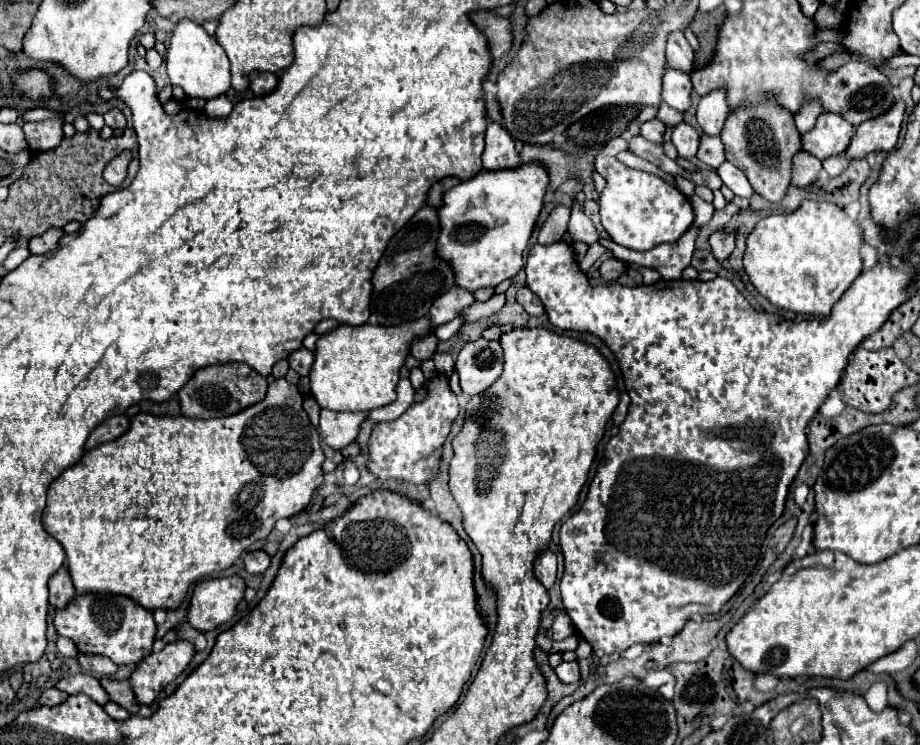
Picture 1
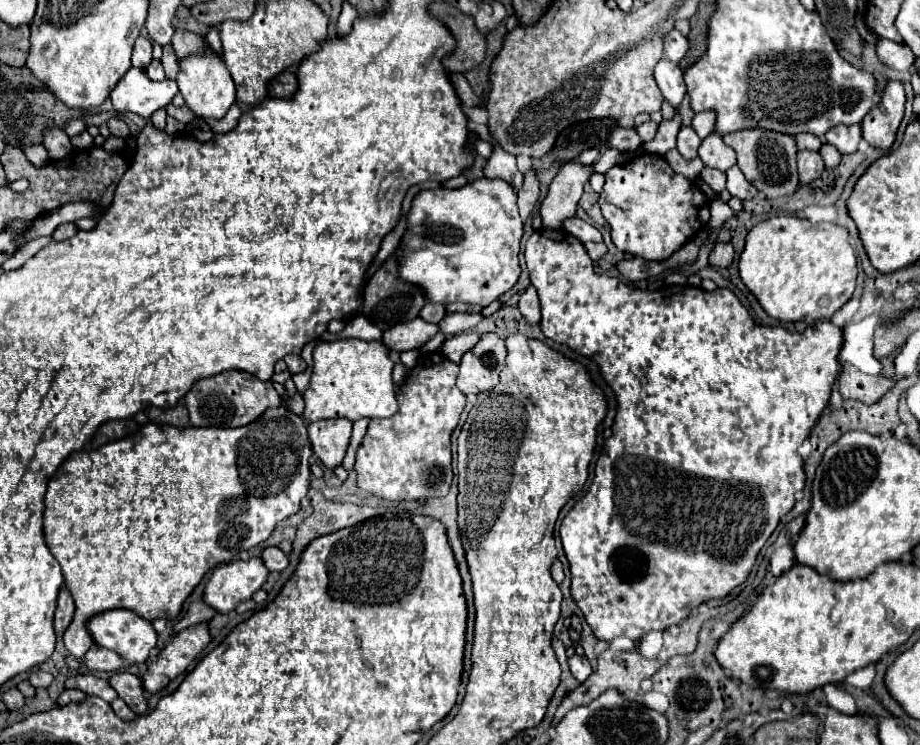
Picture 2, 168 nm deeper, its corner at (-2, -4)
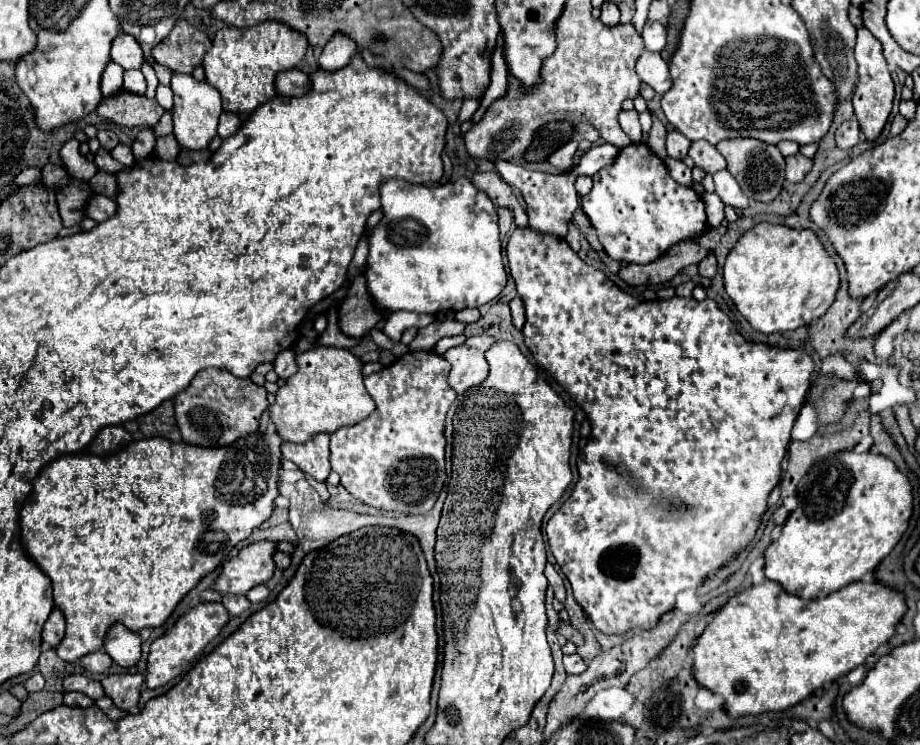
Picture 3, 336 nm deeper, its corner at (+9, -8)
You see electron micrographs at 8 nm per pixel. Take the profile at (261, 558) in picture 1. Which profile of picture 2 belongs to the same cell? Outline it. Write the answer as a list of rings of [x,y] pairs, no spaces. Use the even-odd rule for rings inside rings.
[[[267,547],[261,551],[261,559],[265,559],[265,567],[269,571],[283,571],[289,565],[287,555],[277,547]]]

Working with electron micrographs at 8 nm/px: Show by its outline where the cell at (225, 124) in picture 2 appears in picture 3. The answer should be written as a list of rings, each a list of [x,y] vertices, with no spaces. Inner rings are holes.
[[[222,113],[220,115],[220,125],[218,125],[218,135],[222,139],[226,139],[232,133],[236,133],[236,129],[240,129],[240,125],[242,125],[242,121],[240,121],[238,115],[234,115],[234,113]]]

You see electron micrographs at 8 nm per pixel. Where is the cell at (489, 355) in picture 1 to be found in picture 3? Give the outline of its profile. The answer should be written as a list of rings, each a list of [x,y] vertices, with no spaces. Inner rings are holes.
[[[488,335],[468,337],[462,345],[452,347],[444,353],[452,365],[448,383],[456,393],[464,393],[488,377],[488,363],[484,359],[484,353],[494,345],[494,341],[496,339]]]

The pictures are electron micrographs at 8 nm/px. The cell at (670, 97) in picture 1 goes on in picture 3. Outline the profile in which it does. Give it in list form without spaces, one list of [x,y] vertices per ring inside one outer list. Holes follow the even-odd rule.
[[[642,51],[638,61],[636,61],[636,73],[658,95],[666,93],[672,87],[672,77],[670,77],[670,71],[668,71],[668,63],[660,57],[660,53]]]

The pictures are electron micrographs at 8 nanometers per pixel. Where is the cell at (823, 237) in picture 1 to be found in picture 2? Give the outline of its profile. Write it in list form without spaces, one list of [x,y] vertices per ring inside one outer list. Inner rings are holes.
[[[793,215],[769,217],[747,233],[745,251],[739,259],[739,275],[769,317],[779,321],[815,323],[819,319],[831,319],[833,313],[851,299],[857,279],[857,259],[853,247],[849,245],[849,231],[841,225],[811,223],[809,219]]]

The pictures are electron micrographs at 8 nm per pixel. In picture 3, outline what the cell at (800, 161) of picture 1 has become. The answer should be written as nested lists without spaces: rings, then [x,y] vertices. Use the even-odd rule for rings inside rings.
[[[800,153],[790,155],[790,157],[786,157],[786,179],[792,183],[798,183],[806,177],[810,167],[812,167],[812,159],[808,159]]]

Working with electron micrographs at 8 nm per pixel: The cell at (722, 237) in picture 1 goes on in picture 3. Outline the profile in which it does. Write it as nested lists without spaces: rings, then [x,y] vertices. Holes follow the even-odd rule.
[[[712,253],[702,263],[698,263],[698,273],[706,279],[712,279],[716,275],[716,257]]]

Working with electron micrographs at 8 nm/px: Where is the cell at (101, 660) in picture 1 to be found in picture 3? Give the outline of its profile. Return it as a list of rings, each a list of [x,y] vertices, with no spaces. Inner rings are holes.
[[[98,651],[98,653],[90,653],[90,655],[84,655],[82,659],[80,659],[80,663],[82,663],[82,667],[88,671],[88,673],[94,673],[94,675],[98,675],[98,673],[104,673],[104,671],[108,671],[110,667],[112,667],[112,659],[110,659],[110,655],[108,653],[104,653],[104,651]]]

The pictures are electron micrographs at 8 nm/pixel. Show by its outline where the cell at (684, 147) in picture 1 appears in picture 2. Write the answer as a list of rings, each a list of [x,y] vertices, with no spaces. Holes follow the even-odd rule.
[[[681,127],[679,135],[677,135],[677,151],[685,159],[695,159],[699,145],[701,145],[701,139],[695,133],[695,129],[693,127]]]

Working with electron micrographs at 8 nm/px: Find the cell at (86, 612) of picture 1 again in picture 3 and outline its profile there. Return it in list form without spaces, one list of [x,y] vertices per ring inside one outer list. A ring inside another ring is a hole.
[[[122,623],[112,625],[108,635],[106,635],[106,641],[104,641],[106,653],[120,667],[134,667],[138,663],[138,659],[140,659],[140,645],[142,645],[140,635],[130,631],[130,629],[126,629]]]

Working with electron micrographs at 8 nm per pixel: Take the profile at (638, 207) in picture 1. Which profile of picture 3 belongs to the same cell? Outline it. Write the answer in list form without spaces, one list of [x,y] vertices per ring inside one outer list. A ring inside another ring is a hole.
[[[632,143],[624,147],[614,159],[614,163],[600,169],[592,179],[594,179],[594,187],[586,197],[582,197],[582,211],[588,215],[592,227],[596,229],[604,251],[620,263],[646,265],[658,259],[662,253],[666,253],[672,245],[686,239],[698,239],[708,231],[706,213],[700,195],[692,187],[678,185],[668,175],[664,161],[658,159],[648,149],[646,143]]]

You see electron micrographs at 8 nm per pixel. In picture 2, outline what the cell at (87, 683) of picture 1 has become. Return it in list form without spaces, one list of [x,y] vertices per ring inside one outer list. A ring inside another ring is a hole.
[[[91,673],[69,677],[69,679],[65,681],[65,689],[79,689],[79,691],[83,691],[85,695],[101,697],[101,699],[105,699],[107,703],[111,703],[113,699],[117,699],[117,693],[115,693],[115,689],[109,685],[107,679],[97,677],[97,675],[91,675]]]

